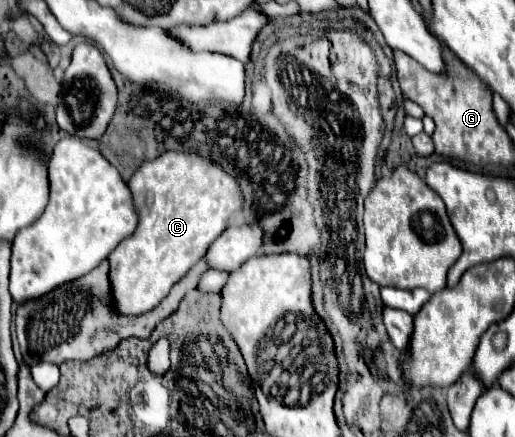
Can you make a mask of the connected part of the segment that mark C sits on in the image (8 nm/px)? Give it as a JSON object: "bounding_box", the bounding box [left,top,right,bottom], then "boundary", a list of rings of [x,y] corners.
{"bounding_box":[110,151,244,313],"boundary":[[[166,151],[142,163],[128,185],[140,223],[136,233],[110,253],[110,283],[114,307],[120,313],[146,313],[204,257],[212,241],[228,227],[232,213],[242,209],[244,195],[236,177],[212,157],[182,151]]]}

